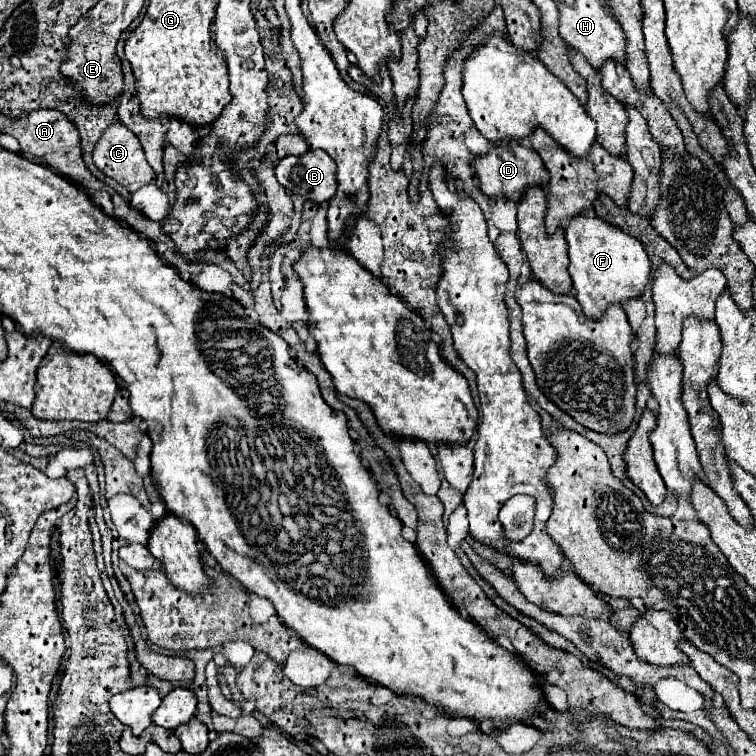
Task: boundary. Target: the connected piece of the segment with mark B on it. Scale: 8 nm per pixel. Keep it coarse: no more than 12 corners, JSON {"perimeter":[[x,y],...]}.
{"perimeter":[[325,150],[285,156],[275,176],[317,204],[335,196],[335,162]]}

